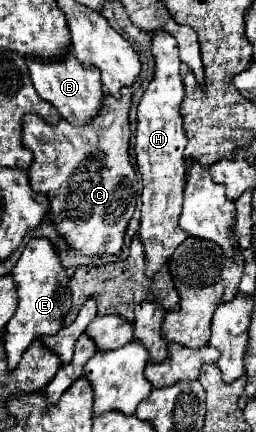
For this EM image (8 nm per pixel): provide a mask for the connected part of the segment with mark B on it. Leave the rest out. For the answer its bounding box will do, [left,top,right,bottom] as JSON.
[26,54,104,126]

